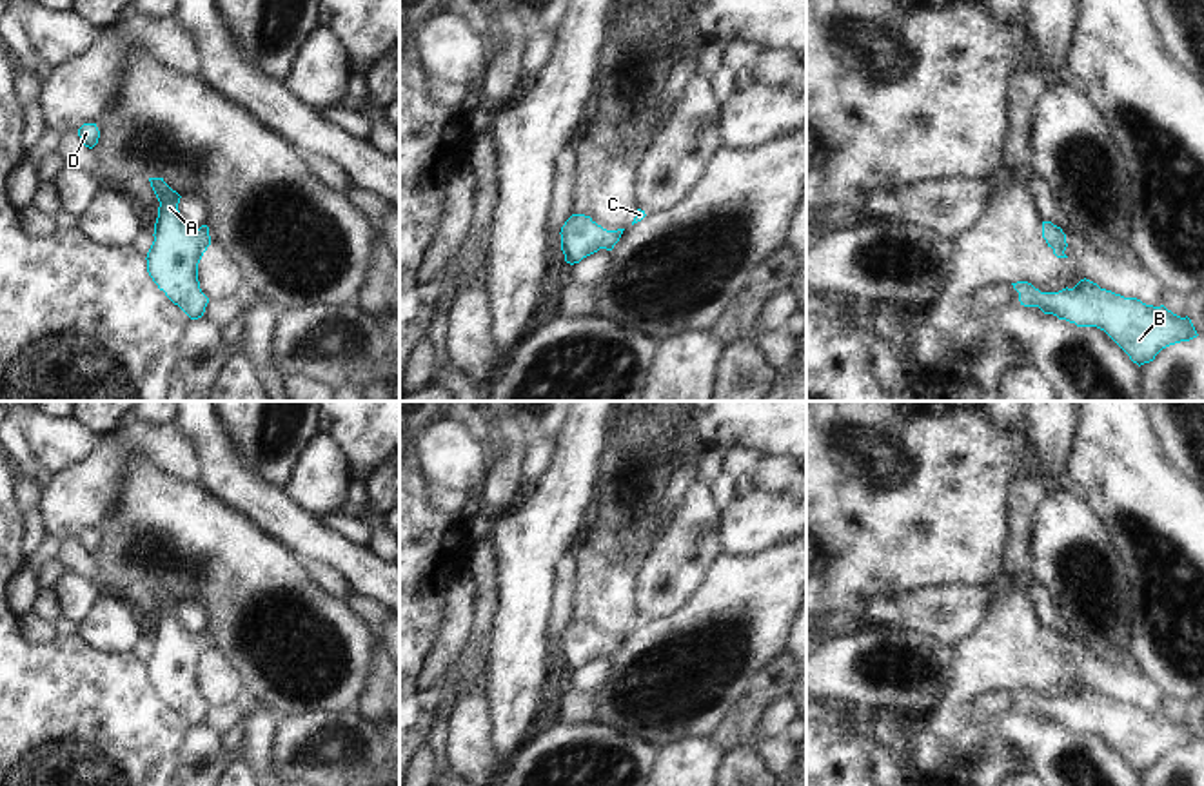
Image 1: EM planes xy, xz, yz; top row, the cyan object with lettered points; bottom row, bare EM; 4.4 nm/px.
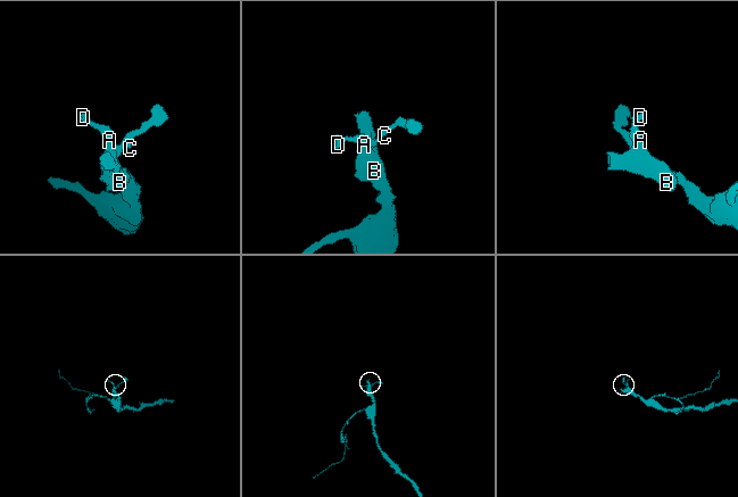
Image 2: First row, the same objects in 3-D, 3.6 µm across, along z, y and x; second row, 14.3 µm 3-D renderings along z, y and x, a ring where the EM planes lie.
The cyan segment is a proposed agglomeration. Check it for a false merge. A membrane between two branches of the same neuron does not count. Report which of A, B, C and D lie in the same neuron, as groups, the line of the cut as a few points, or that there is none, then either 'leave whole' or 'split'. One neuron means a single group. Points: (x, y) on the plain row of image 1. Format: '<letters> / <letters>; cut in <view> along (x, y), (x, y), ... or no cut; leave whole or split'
A B C D; no cut; leave whole

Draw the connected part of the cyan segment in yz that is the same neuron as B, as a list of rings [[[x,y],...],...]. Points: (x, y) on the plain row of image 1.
[[[1081,686],[1073,695],[1041,699],[1028,688],[1012,690],[1024,713],[1039,713],[1044,721],[1104,737],[1139,773],[1175,750],[1197,744],[1191,726],[1180,724],[1164,712],[1146,712]]]

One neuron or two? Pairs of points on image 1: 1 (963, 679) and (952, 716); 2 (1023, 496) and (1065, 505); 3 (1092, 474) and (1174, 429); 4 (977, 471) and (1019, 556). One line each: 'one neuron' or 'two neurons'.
1: one neuron
2: two neurons
3: two neurons
4: two neurons

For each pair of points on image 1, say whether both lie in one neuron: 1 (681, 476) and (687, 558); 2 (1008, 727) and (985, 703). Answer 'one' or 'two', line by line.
1: two
2: two

